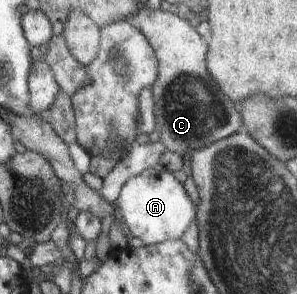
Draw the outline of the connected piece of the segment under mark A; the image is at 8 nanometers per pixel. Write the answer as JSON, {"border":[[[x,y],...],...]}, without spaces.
{"border":[[[157,165],[145,169],[140,175],[128,178],[128,181],[121,187],[114,205],[120,207],[122,223],[127,226],[129,233],[142,239],[144,246],[162,244],[168,239],[182,239],[192,219],[197,217],[196,207],[190,201],[182,184],[178,183],[168,170]]]}

